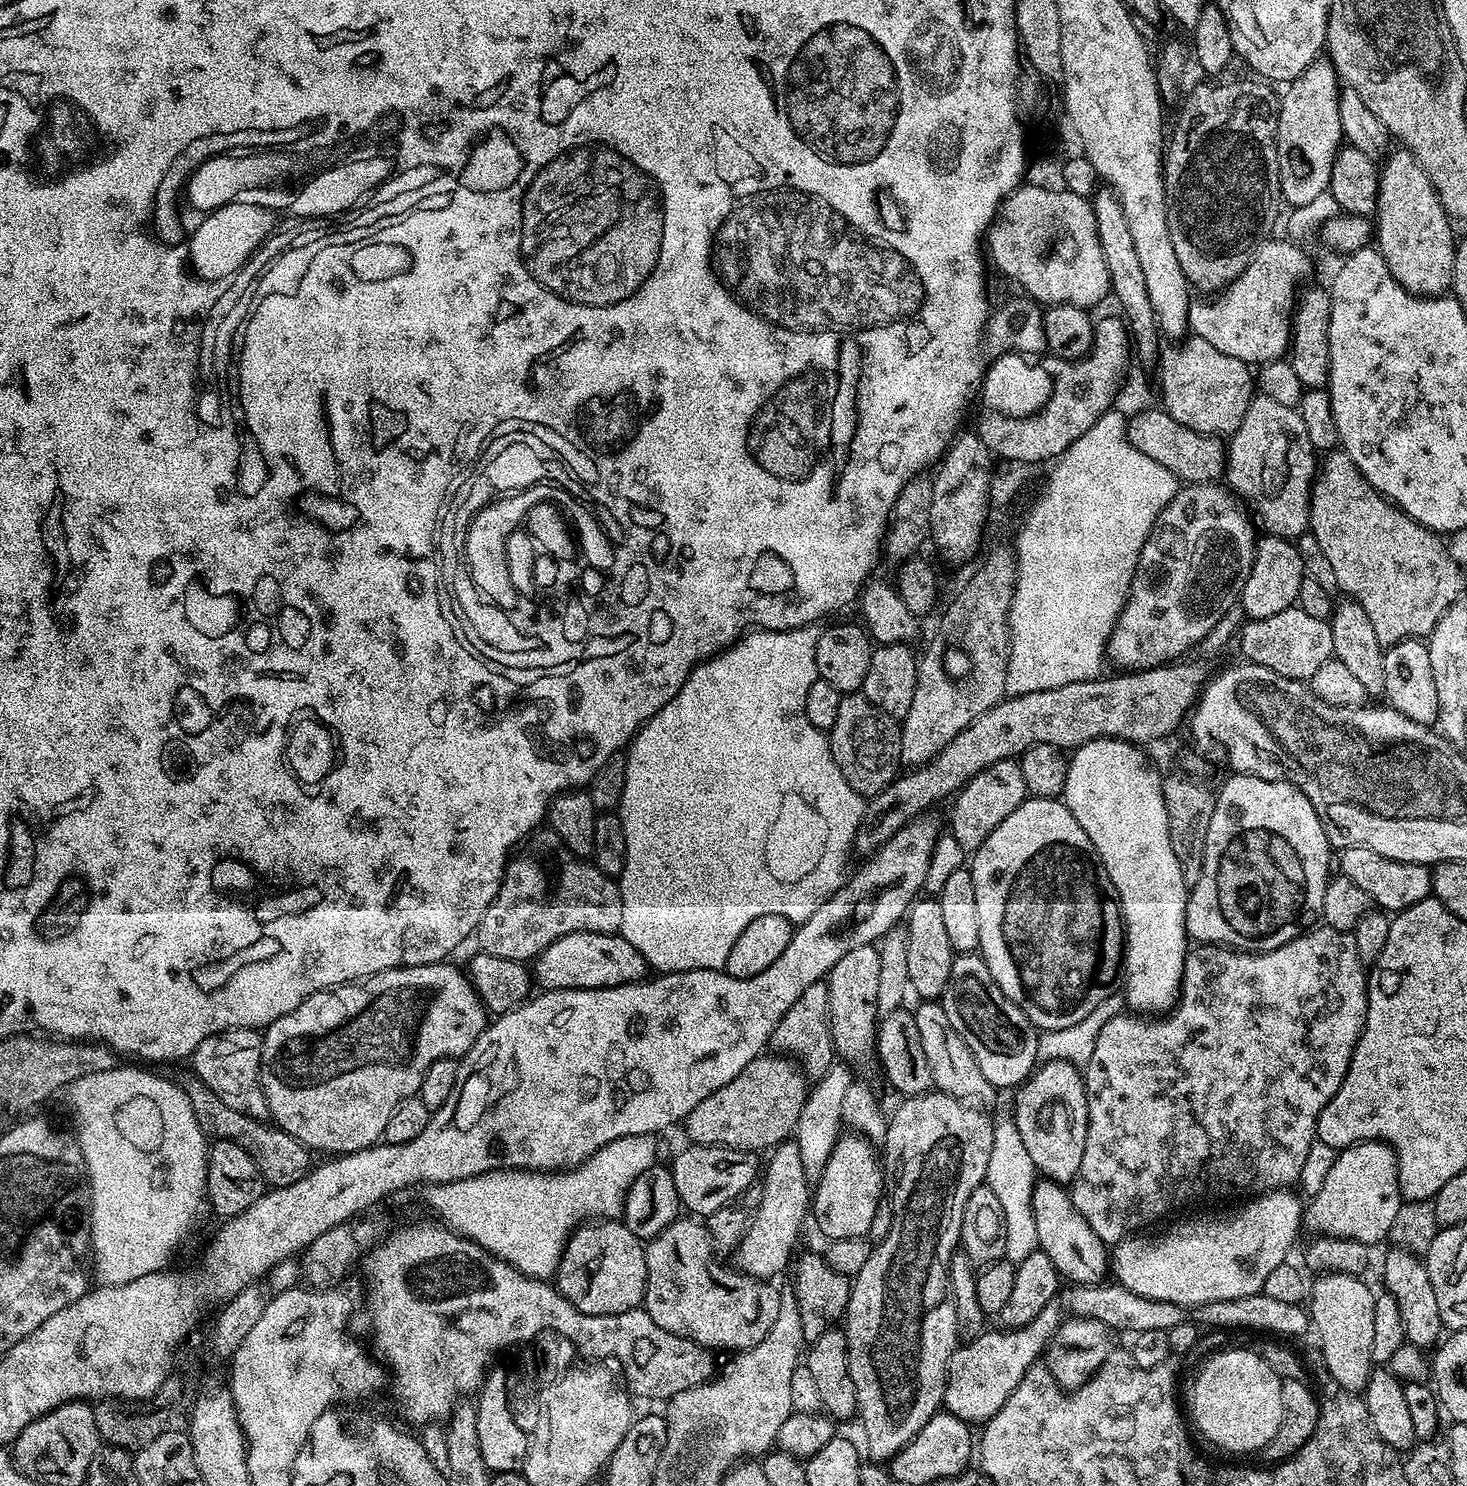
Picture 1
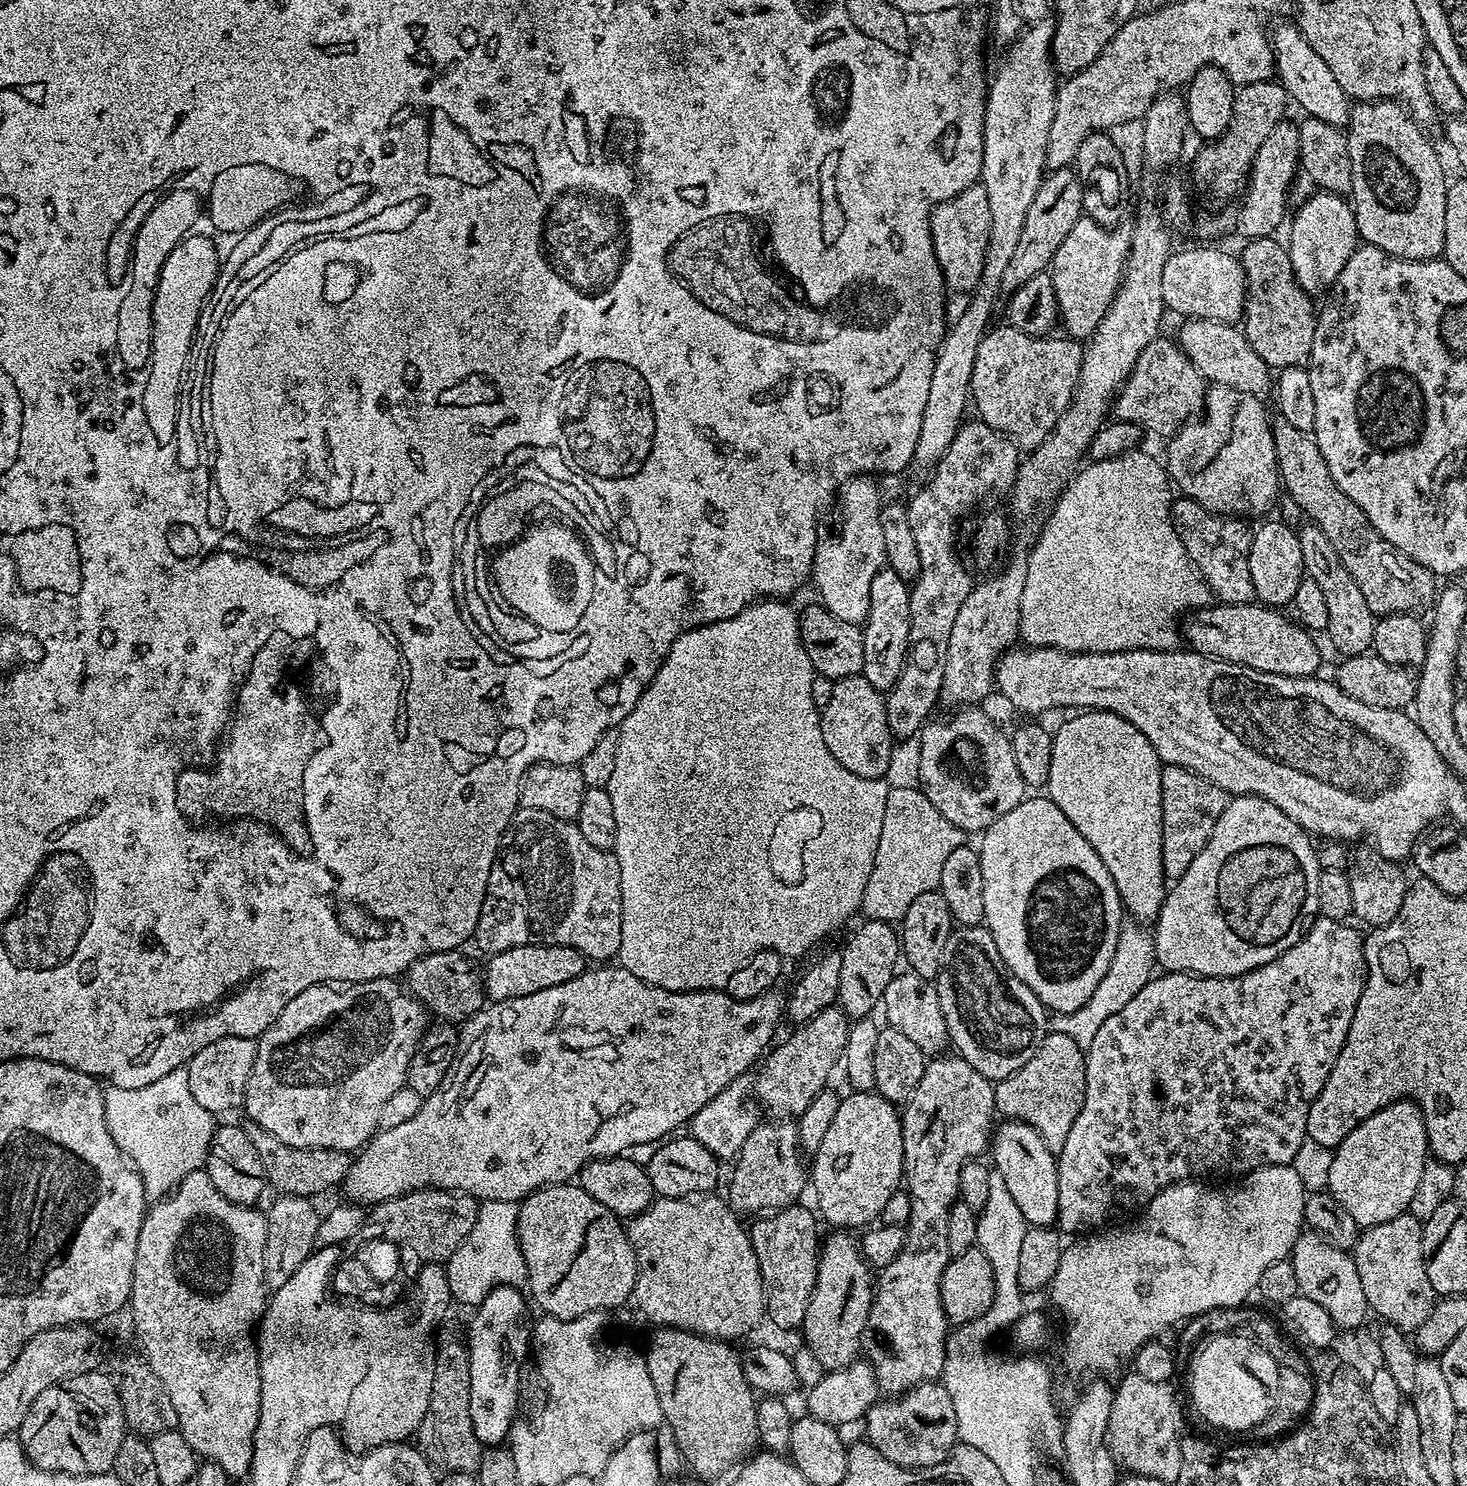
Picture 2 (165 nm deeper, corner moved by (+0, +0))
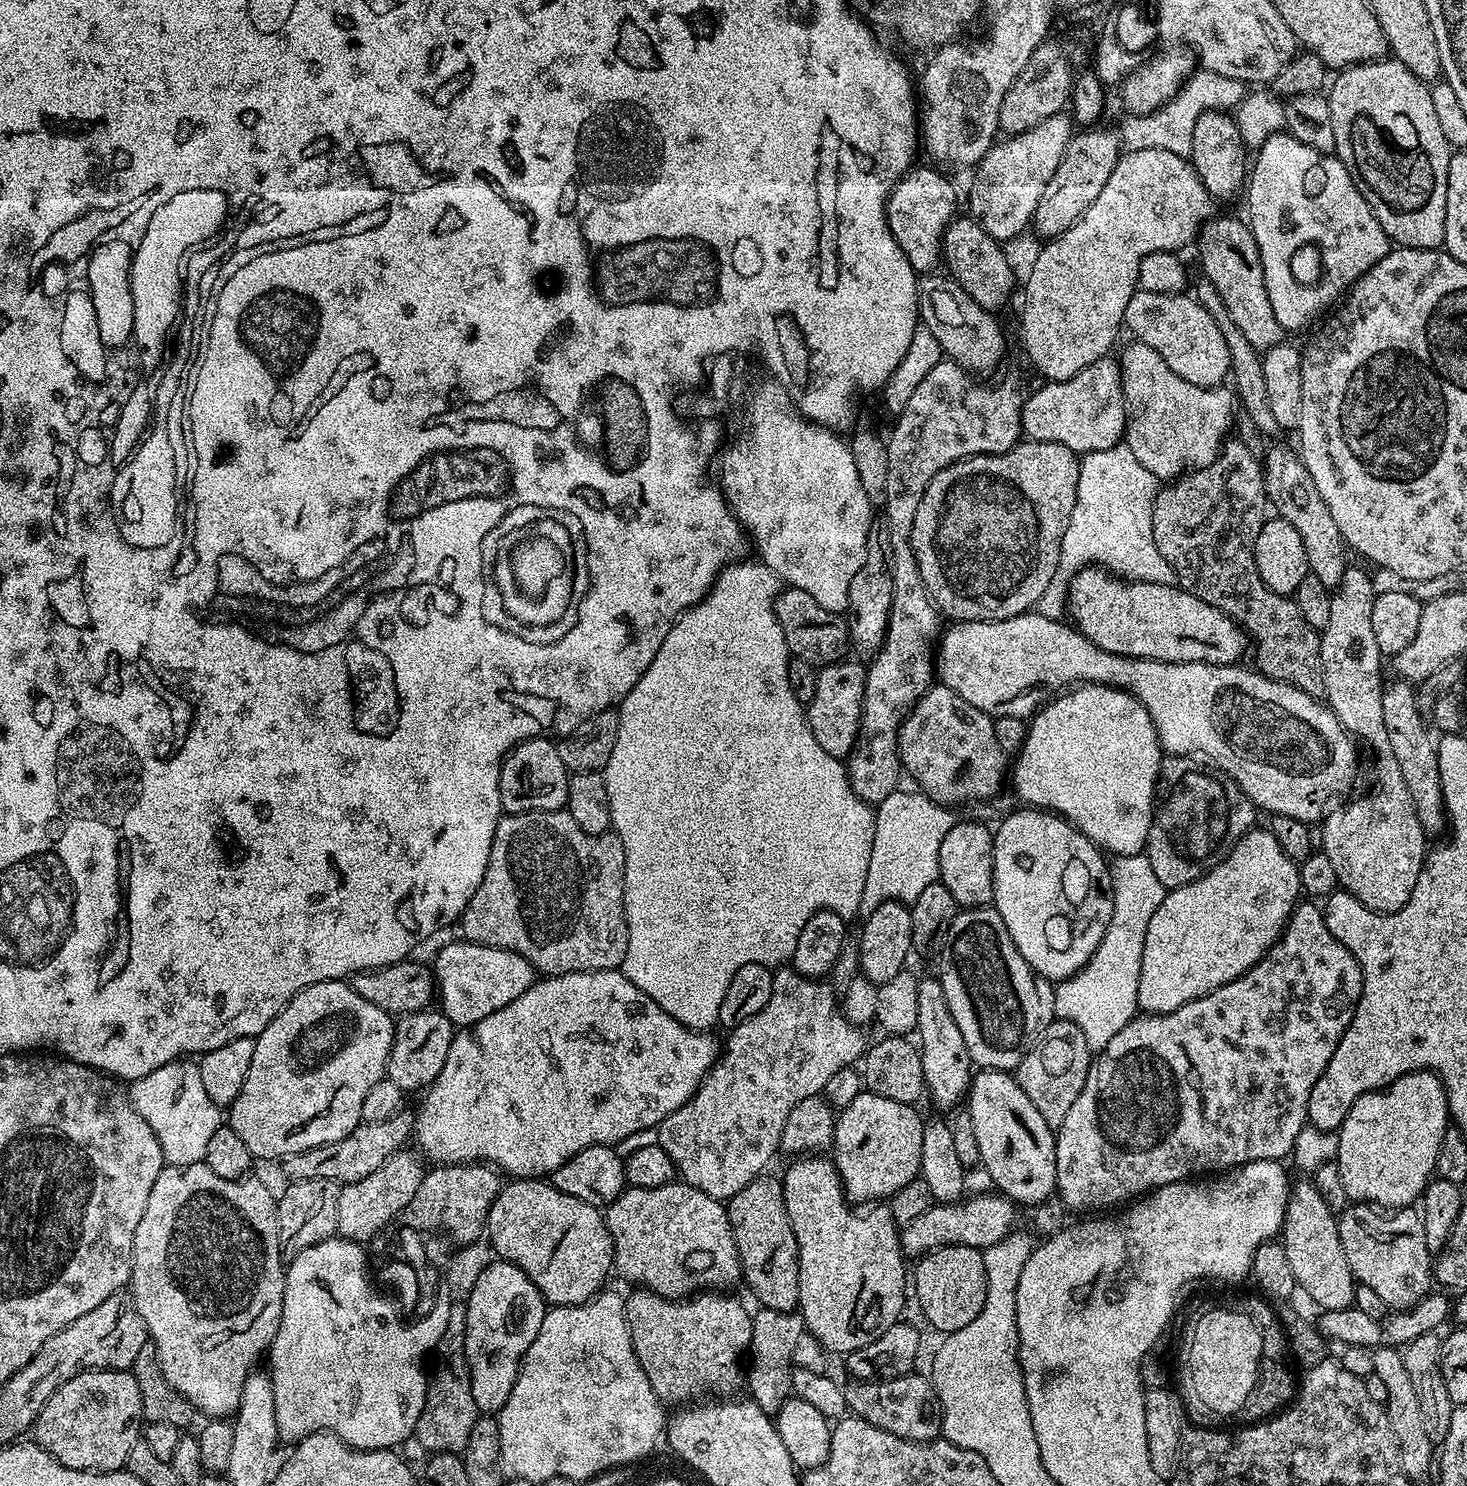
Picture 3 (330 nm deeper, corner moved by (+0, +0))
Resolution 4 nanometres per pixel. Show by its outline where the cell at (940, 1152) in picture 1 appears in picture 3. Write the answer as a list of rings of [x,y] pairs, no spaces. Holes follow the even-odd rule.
[[[921,975],[916,981],[918,988],[918,1047],[922,1058],[922,1074],[925,1089],[932,1092],[932,1100],[940,1108],[952,1110],[965,1099],[974,1075],[974,1065],[966,1050],[966,1041],[958,1031],[958,1022],[950,1014],[942,982],[935,975]]]

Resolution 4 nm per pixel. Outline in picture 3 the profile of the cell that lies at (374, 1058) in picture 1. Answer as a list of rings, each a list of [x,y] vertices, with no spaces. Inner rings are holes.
[[[323,980],[314,986],[306,986],[272,1019],[270,1026],[266,1026],[266,1030],[262,1030],[260,1035],[255,1037],[254,1058],[250,1062],[250,1070],[246,1070],[246,1082],[242,1082],[242,1090],[238,1098],[234,1098],[234,1102],[226,1112],[227,1127],[232,1128],[234,1134],[238,1134],[238,1138],[242,1138],[246,1150],[250,1150],[250,1154],[257,1161],[276,1160],[280,1162],[285,1156],[293,1156],[299,1152],[346,1138],[362,1122],[360,1118],[362,1102],[366,1102],[366,1094],[369,1093],[370,1086],[385,1079],[395,1029],[393,1013],[382,1010],[382,1006],[374,1006],[374,1002],[362,998],[362,994],[353,990],[351,983],[344,980]]]

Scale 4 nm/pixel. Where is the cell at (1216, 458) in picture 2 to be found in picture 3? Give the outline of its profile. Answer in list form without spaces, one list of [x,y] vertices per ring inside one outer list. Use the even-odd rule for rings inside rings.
[[[1139,342],[1131,343],[1118,356],[1120,385],[1126,405],[1126,443],[1130,454],[1134,454],[1134,458],[1138,458],[1138,462],[1142,462],[1142,466],[1146,466],[1146,470],[1150,470],[1150,474],[1154,474],[1160,482],[1171,482],[1189,470],[1210,466],[1229,435],[1232,404],[1234,408],[1233,393],[1229,389],[1227,392],[1224,386],[1203,388],[1194,382],[1186,382],[1186,378],[1178,378],[1178,374],[1174,374],[1174,370],[1162,362],[1162,354],[1158,354],[1158,350],[1150,350],[1150,346]]]

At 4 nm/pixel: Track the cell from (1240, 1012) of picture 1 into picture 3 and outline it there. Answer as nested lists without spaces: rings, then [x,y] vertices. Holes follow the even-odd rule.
[[[1297,903],[1280,939],[1249,972],[1244,972],[1237,980],[1231,980],[1229,984],[1210,994],[1186,1002],[1173,1012],[1137,1015],[1135,1020],[1122,1026],[1122,1030],[1118,1030],[1118,1034],[1110,1038],[1110,1042],[1106,1042],[1103,1050],[1095,1053],[1092,1065],[1088,1067],[1088,1077],[1082,1086],[1082,1094],[1078,1094],[1074,1106],[1070,1106],[1062,1126],[1055,1129],[1056,1192],[1069,1210],[1073,1213],[1096,1214],[1101,1210],[1127,1205],[1167,1184],[1178,1184],[1181,1180],[1200,1178],[1205,1174],[1223,1174],[1239,1168],[1241,1164],[1259,1160],[1283,1161],[1291,1157],[1298,1130],[1308,1124],[1310,1090],[1314,1090],[1314,1082],[1322,1078],[1330,1058],[1334,1058],[1334,1050],[1354,1018],[1364,985],[1364,972],[1360,963],[1352,956],[1349,948],[1342,946],[1342,942],[1338,942],[1338,938],[1334,938],[1334,934],[1326,930],[1323,911],[1312,904],[1315,903]]]

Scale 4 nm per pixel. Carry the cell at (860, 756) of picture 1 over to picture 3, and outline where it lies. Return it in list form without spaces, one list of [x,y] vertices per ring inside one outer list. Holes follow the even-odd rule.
[[[841,658],[831,664],[825,664],[817,671],[814,694],[811,702],[806,705],[808,725],[814,738],[818,738],[818,746],[822,746],[826,754],[837,758],[847,757],[856,744],[864,705],[865,665],[855,664],[848,659]]]

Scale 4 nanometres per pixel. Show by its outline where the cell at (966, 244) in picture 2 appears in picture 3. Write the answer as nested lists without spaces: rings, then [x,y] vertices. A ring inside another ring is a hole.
[[[913,167],[895,184],[892,193],[888,195],[888,228],[894,234],[898,246],[902,246],[910,266],[918,274],[932,274],[941,267],[944,232],[958,212],[955,186],[942,173],[935,172],[940,170],[932,168]]]

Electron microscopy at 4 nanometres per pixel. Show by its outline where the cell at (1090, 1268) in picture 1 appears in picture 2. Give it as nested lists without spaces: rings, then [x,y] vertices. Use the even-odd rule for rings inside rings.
[[[1009,1120],[995,1129],[990,1141],[991,1163],[994,1171],[1002,1174],[1002,1182],[1006,1182],[1006,1190],[1018,1202],[1018,1210],[1033,1228],[1047,1228],[1057,1223],[1058,1214],[1058,1170],[1056,1156],[1042,1142],[1038,1130],[1034,1126],[1023,1124],[1021,1120]]]

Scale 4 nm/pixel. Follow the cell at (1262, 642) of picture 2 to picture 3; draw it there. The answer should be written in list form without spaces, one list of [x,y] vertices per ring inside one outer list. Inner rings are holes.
[[[1085,566],[1071,577],[1068,586],[1068,599],[1066,601],[1066,612],[1070,617],[1071,623],[1077,632],[1089,640],[1094,642],[1094,646],[1098,646],[1102,650],[1110,650],[1110,654],[1118,654],[1119,656],[1133,656],[1134,658],[1143,658],[1144,660],[1157,660],[1158,662],[1178,662],[1185,664],[1186,662],[1202,662],[1203,664],[1236,664],[1244,656],[1244,651],[1249,651],[1250,641],[1248,633],[1236,623],[1235,620],[1229,618],[1225,612],[1218,610],[1214,606],[1210,606],[1210,602],[1202,602],[1202,598],[1194,598],[1194,594],[1187,592],[1185,588],[1177,586],[1175,583],[1155,584],[1154,582],[1146,582],[1145,580],[1130,580],[1117,578],[1113,573],[1099,566]]]

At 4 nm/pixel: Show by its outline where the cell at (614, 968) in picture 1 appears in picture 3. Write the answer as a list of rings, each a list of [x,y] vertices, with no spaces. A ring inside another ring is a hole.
[[[448,944],[436,956],[434,963],[434,988],[438,993],[438,1004],[446,1018],[457,1029],[471,1028],[473,1024],[482,1022],[494,1010],[502,1010],[510,1006],[530,986],[536,983],[538,973],[526,958],[514,954],[510,950],[502,950],[494,946],[481,944]]]

